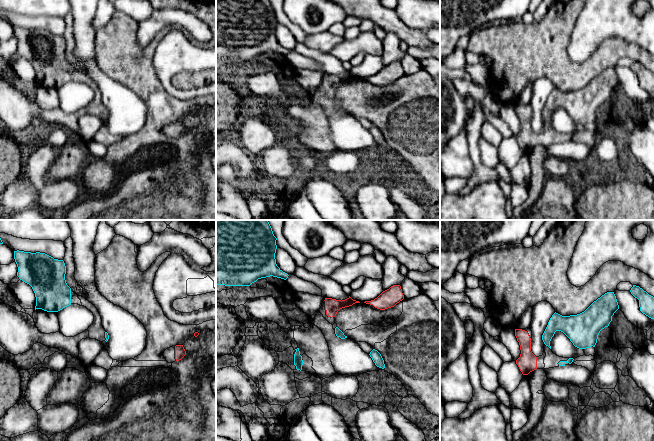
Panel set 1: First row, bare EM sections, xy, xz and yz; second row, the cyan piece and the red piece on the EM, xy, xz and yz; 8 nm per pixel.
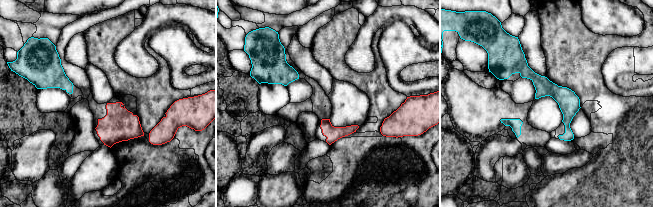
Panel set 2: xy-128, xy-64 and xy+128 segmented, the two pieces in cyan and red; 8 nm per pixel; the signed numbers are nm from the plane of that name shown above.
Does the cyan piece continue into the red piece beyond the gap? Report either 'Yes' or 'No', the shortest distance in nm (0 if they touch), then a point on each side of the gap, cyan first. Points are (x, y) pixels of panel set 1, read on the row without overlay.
Yes. Distance 90 nm. Across: xz (336, 103), (334, 92)

